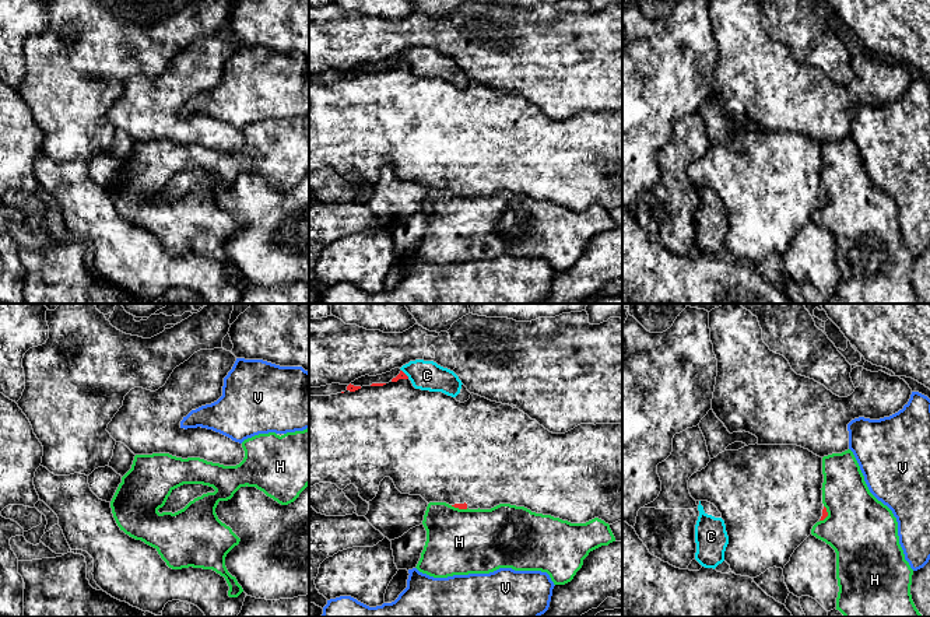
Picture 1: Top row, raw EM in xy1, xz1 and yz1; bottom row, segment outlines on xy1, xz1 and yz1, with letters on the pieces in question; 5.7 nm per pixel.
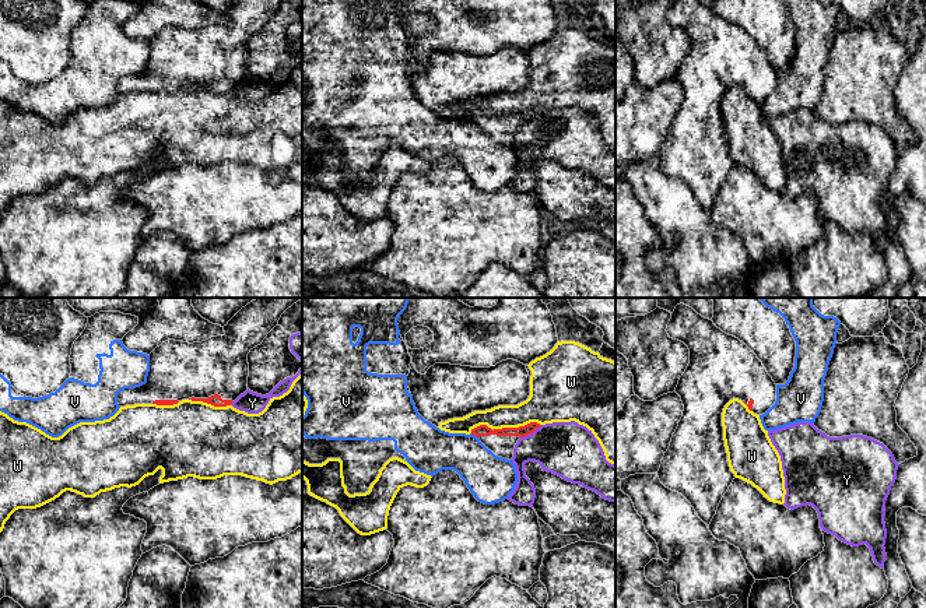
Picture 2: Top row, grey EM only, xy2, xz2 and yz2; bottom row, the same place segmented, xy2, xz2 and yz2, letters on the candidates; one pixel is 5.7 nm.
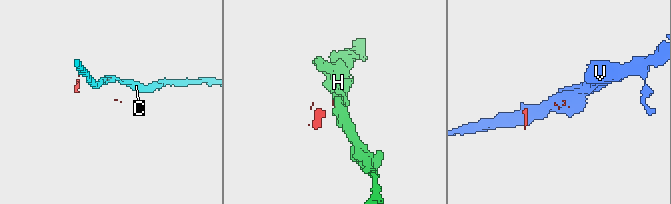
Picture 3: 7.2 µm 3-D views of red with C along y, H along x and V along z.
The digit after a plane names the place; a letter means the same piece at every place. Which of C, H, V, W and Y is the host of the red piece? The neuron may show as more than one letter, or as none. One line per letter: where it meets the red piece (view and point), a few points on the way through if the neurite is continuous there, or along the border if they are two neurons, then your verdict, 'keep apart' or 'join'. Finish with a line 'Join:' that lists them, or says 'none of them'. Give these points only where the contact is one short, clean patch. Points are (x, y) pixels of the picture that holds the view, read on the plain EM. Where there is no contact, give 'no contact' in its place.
C: meets red in xz1 at (404, 60); border along xz1 (402, 56), (409, 65); keep apart
H: meets red in yz1 at (827, 200); border along yz1 (824, 192), (827, 202), (820, 207); keep apart
V: meets red in xz2 at (474, 122); keep apart
W: meets red in xz2 at (516, 115); keep apart
Y: meets red in xz2 at (530, 119); border along xz2 (542, 112), (521, 125); keep apart
Join: none of them

